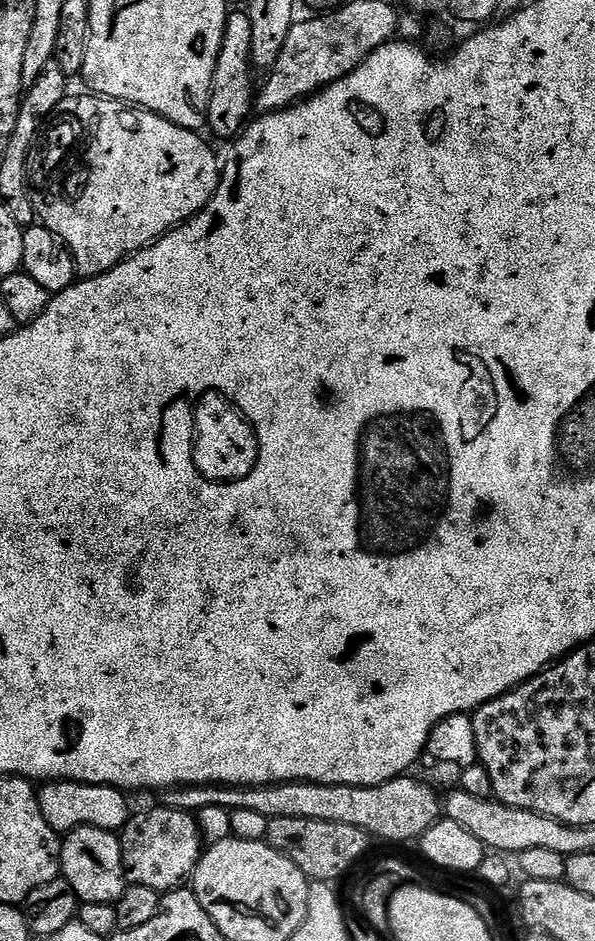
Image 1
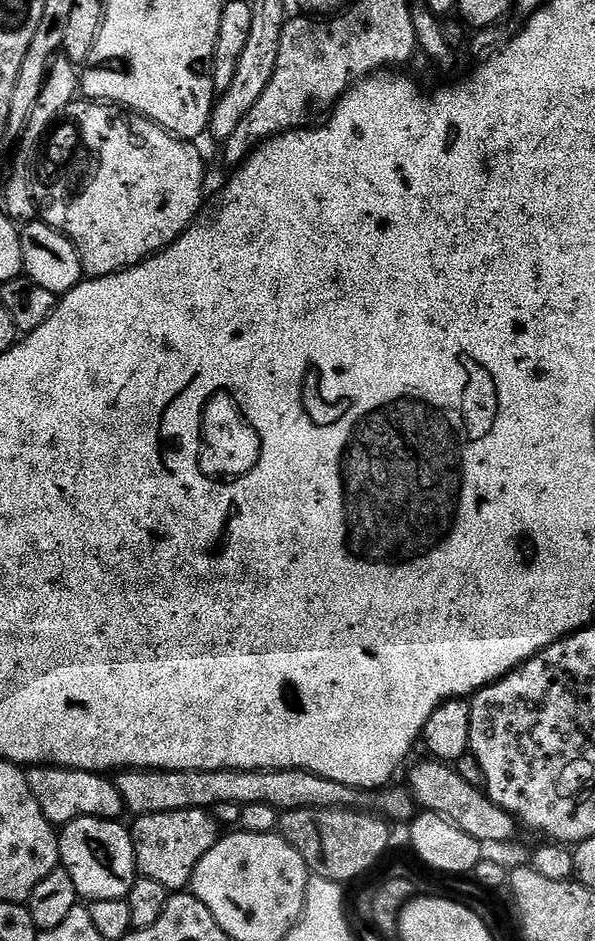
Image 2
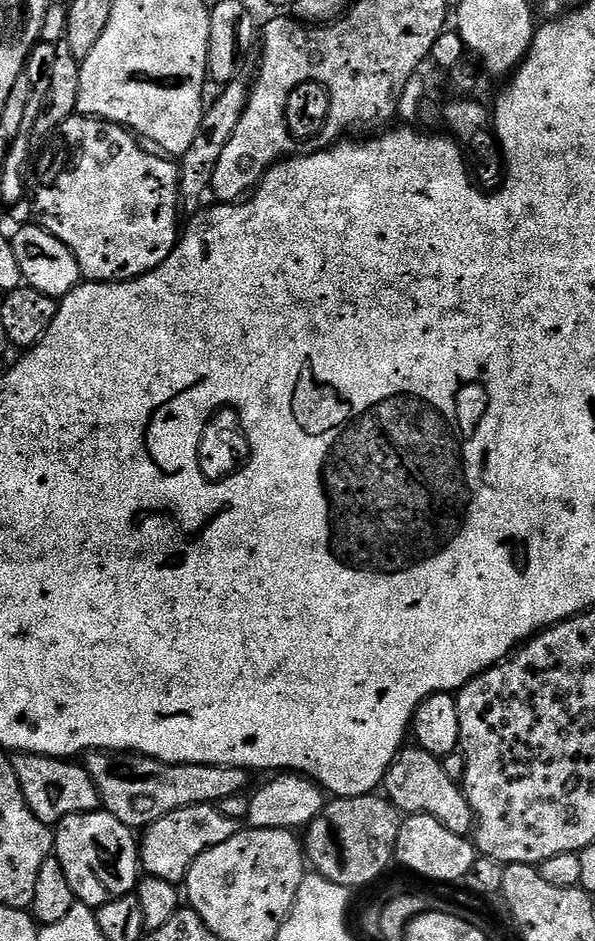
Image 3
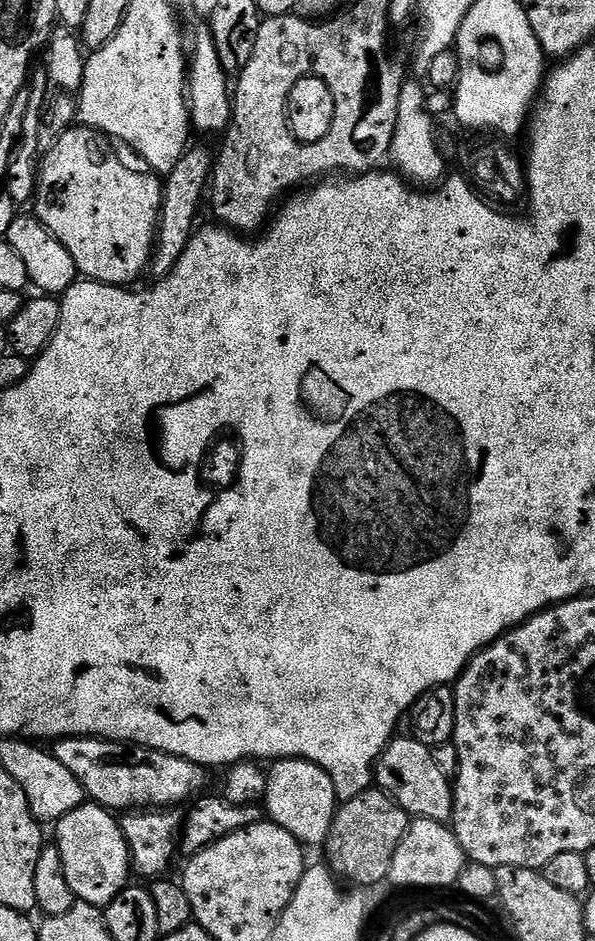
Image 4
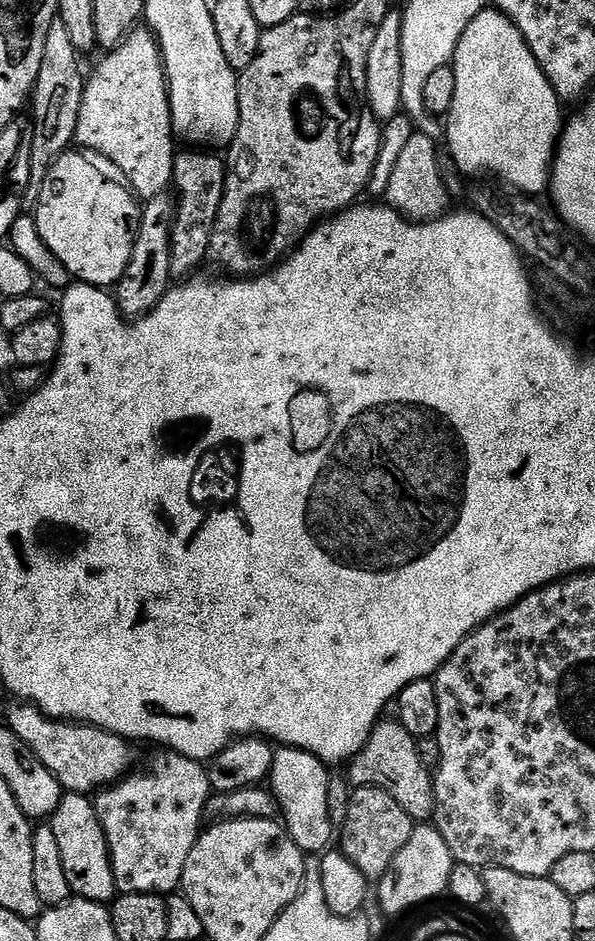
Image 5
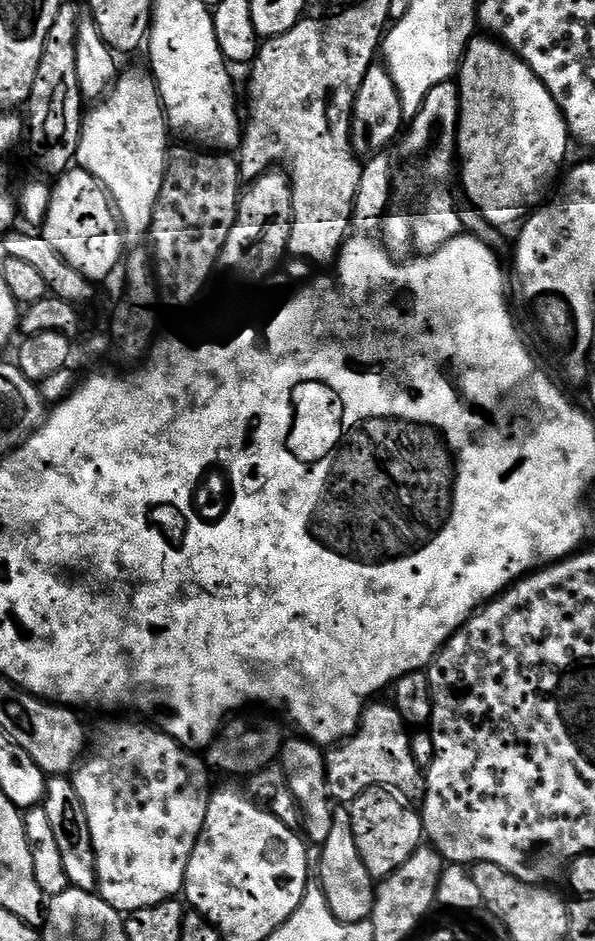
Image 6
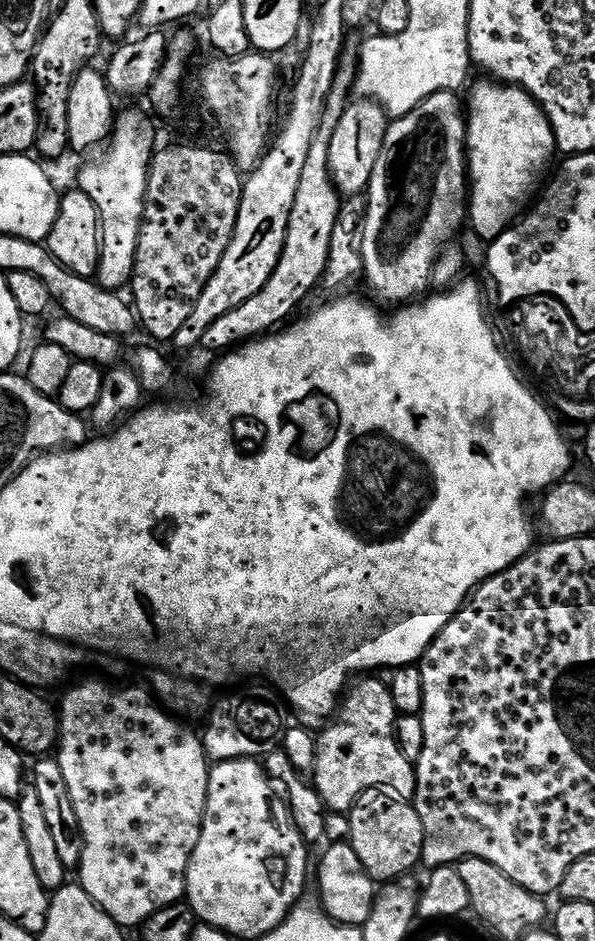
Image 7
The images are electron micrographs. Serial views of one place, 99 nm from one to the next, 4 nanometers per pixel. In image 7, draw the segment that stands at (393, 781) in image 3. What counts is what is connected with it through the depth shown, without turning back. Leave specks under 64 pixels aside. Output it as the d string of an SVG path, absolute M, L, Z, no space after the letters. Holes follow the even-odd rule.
M376 678L357 679L347 689L334 719L327 725L329 728L316 736L314 783L332 814L351 812L357 798L371 788L393 788L398 790L398 794L409 798L416 794L413 761L402 754L396 741L398 713L392 689L385 681L383 684L372 679Z

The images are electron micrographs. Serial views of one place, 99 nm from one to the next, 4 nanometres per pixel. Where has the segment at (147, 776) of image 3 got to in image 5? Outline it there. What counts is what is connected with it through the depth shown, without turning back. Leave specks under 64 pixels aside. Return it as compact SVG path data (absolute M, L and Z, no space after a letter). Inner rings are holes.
M16 702L8 712L6 726L14 730L14 734L26 742L26 746L30 746L38 762L42 762L42 766L46 766L46 770L58 778L65 793L74 796L96 794L121 783L133 771L132 763L136 760L132 753L133 745L124 737L96 728L93 724L54 720L34 704Z

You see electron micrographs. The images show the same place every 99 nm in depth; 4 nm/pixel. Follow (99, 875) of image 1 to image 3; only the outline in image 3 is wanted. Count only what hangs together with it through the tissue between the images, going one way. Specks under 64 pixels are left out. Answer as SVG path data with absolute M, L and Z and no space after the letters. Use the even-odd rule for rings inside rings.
M103 810L70 814L55 825L54 859L66 870L66 879L77 901L93 910L114 902L114 898L133 895L142 876L140 850L133 829Z

